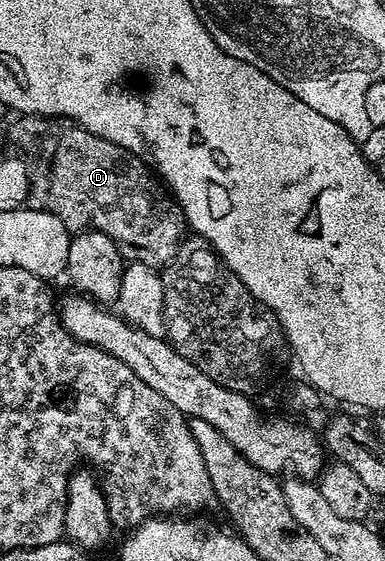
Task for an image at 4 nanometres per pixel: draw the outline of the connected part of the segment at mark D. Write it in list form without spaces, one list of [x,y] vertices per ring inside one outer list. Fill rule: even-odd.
[[[80,128],[65,130],[53,150],[53,171],[49,174],[49,204],[47,210],[57,216],[70,232],[90,228],[111,236],[122,258],[154,268],[164,268],[172,262],[187,234],[185,215],[167,193],[166,187],[155,177],[154,171],[127,148],[103,140],[101,134],[92,134]]]

